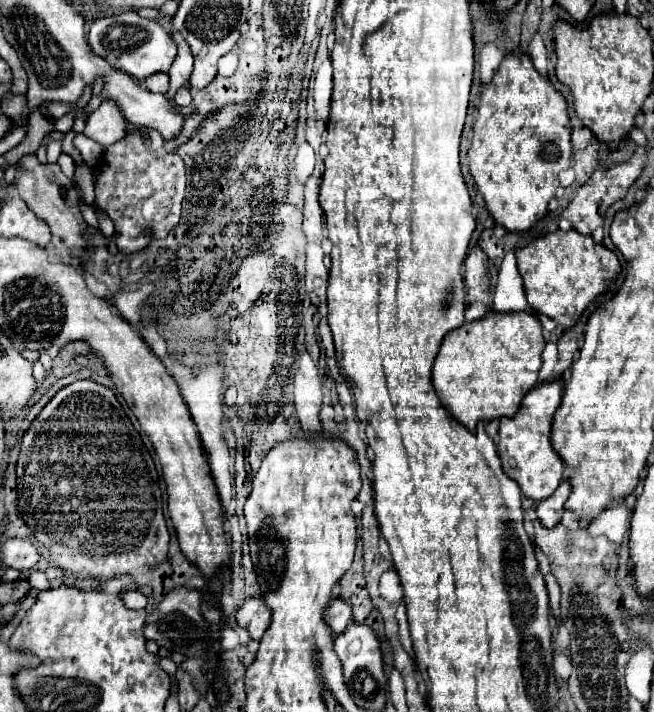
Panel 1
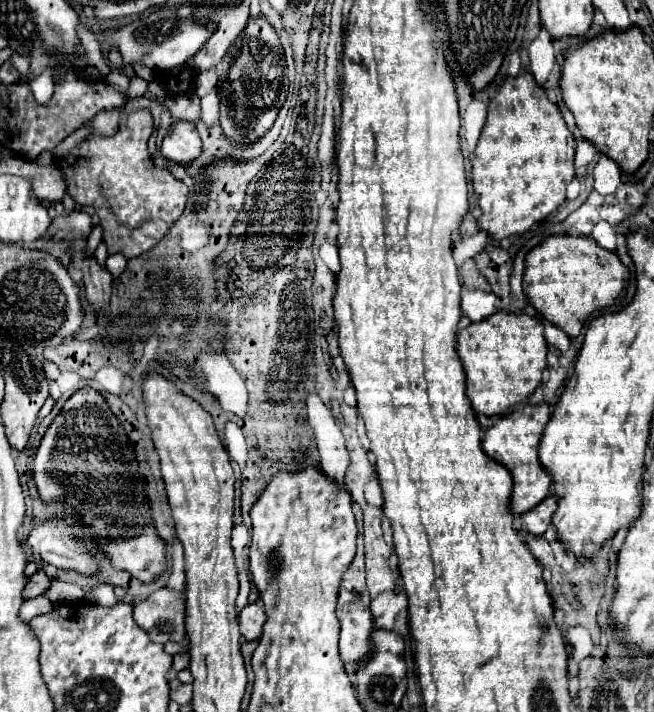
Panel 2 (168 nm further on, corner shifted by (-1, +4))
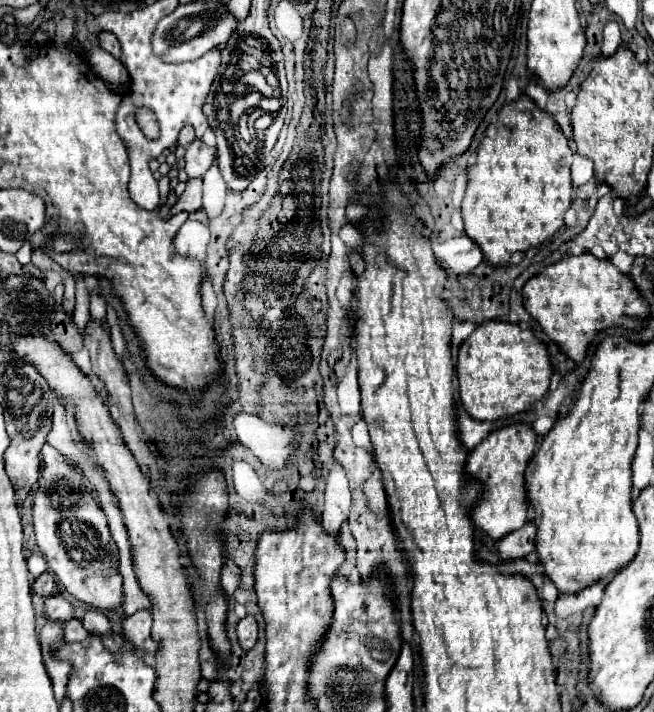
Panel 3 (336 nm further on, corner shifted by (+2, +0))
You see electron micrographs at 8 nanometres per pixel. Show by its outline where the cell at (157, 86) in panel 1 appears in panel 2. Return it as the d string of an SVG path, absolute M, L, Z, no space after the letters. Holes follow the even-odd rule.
M135 76L135 78L131 80L131 84L129 84L127 98L139 98L139 96L145 96L147 86L149 86L149 82L147 82L147 80L143 80L143 78L137 78L137 76Z

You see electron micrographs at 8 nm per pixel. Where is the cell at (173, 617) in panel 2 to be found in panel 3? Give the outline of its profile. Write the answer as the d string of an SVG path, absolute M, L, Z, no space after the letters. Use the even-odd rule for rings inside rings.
M138 610L136 614L126 616L126 620L122 622L122 634L126 634L126 638L130 638L130 642L134 642L134 646L148 650L148 652L156 652L158 642L152 640L150 628L152 628L150 610Z

